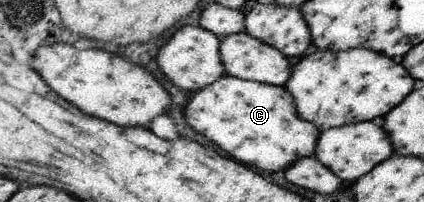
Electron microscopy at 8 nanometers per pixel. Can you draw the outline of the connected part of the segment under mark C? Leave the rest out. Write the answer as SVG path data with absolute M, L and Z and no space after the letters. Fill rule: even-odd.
M224 74L201 91L190 94L186 122L204 134L224 152L262 172L284 170L298 159L314 157L320 142L320 130L297 113L296 101L289 89Z

